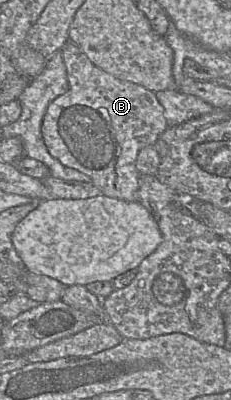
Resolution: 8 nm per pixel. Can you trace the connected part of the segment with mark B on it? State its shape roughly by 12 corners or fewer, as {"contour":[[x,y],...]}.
{"contour":[[71,41],[49,153],[103,195],[138,201],[136,160],[168,128],[153,91]]}

